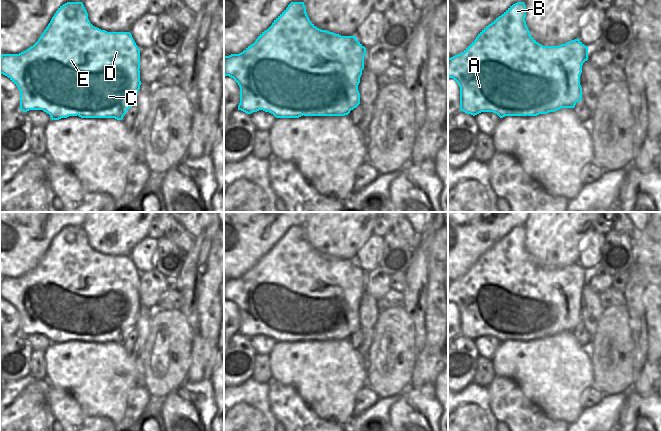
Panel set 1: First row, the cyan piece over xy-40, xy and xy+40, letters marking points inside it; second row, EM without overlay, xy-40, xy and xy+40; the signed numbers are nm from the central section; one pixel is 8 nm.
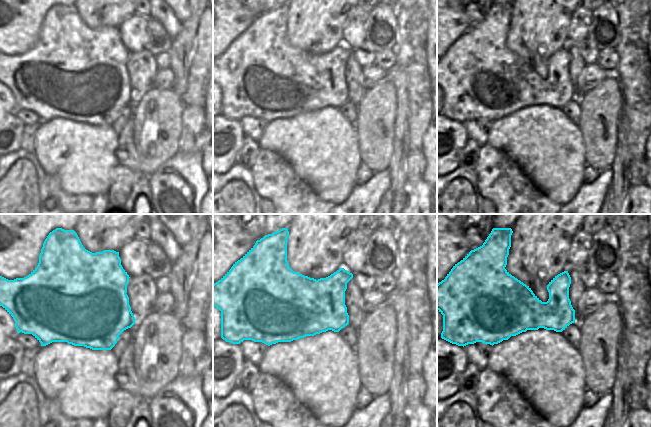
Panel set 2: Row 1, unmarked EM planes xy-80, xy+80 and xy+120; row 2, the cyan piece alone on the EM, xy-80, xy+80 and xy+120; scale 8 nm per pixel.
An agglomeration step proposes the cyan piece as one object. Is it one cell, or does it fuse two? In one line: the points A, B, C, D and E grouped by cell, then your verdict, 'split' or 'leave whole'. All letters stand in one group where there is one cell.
A B D E / C | split

